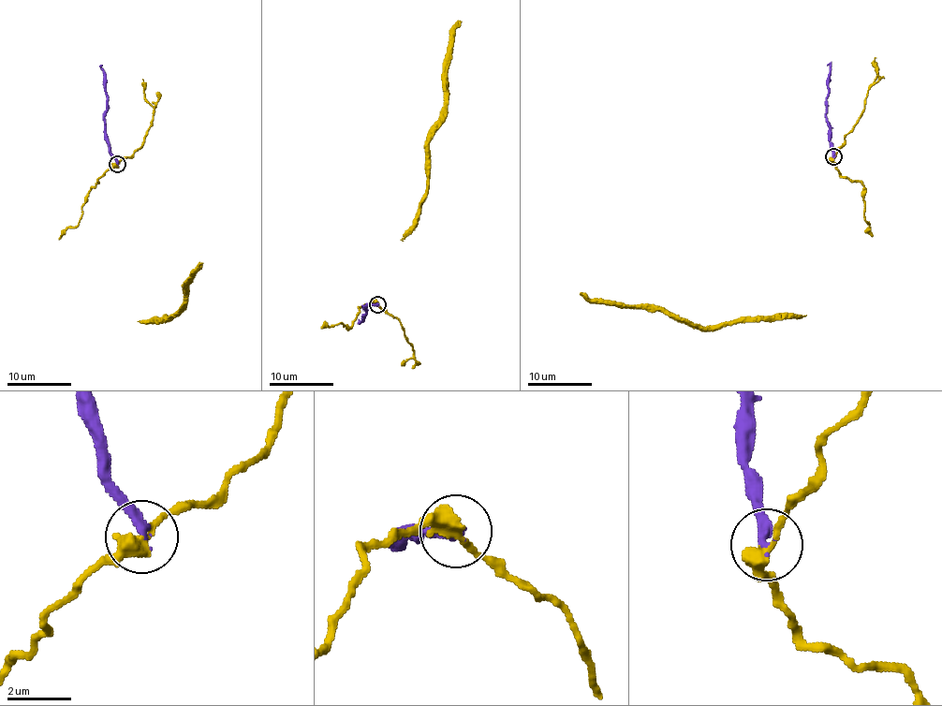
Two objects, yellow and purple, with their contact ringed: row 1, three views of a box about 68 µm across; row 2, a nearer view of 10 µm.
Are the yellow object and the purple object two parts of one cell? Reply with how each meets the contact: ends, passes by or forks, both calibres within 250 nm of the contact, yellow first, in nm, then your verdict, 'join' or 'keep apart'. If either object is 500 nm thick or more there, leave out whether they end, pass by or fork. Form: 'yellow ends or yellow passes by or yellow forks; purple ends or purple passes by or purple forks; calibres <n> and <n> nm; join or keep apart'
yellow passes by; purple ends; calibres 400 and 320 nm; keep apart

